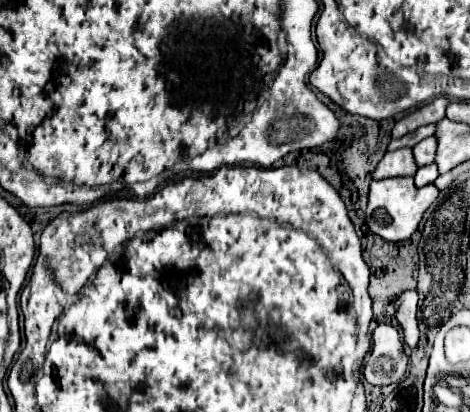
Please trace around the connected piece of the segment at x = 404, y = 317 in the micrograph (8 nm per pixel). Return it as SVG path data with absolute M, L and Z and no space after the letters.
M404 291L396 301L396 319L404 335L404 343L408 347L416 347L418 343L418 293L416 291Z

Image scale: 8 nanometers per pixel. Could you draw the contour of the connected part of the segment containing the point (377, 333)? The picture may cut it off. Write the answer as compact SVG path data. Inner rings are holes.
M380 323L372 333L372 349L364 363L364 379L376 387L390 385L404 377L406 367L408 357L398 331L388 323Z

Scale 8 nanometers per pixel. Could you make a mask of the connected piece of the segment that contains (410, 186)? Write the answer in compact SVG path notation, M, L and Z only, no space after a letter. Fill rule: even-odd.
M390 177L370 183L370 199L366 209L366 223L368 229L386 241L406 241L416 231L422 215L426 209L436 201L440 191L434 185L426 185L422 189L416 189L412 177Z

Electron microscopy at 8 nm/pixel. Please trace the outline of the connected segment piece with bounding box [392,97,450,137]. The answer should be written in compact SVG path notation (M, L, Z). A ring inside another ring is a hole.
M436 97L434 101L430 101L430 103L422 105L422 107L418 107L418 109L412 111L412 113L408 113L406 117L402 117L402 119L394 125L392 137L402 137L402 135L406 135L406 133L416 131L416 129L422 127L422 125L442 121L448 103L450 103L450 101L448 101L446 97Z

